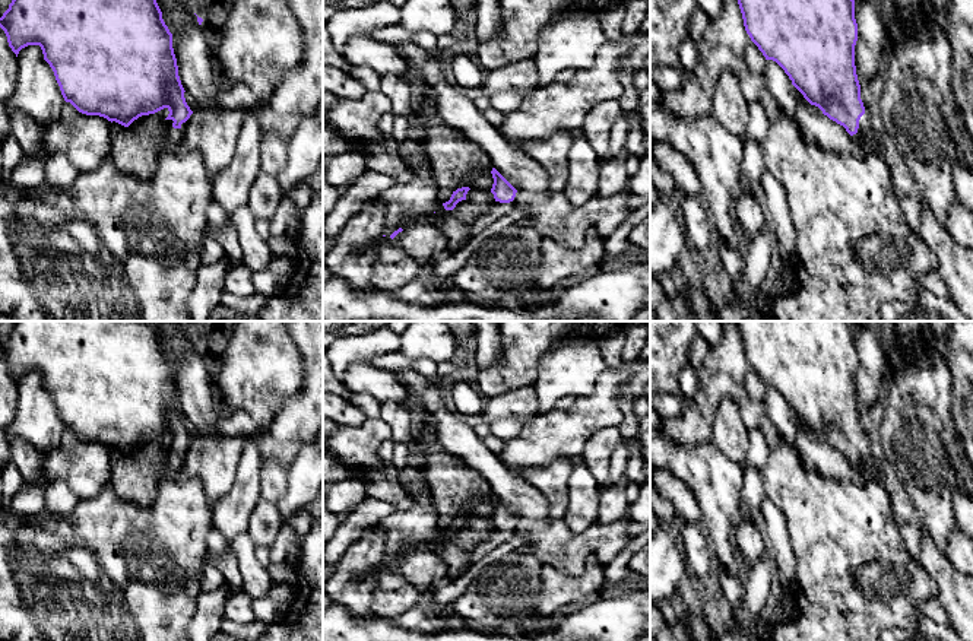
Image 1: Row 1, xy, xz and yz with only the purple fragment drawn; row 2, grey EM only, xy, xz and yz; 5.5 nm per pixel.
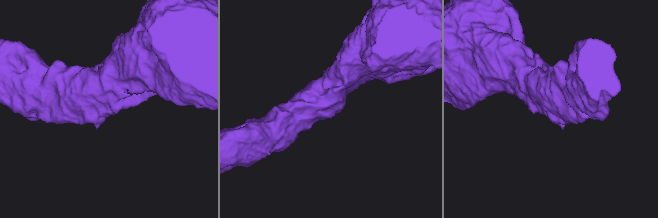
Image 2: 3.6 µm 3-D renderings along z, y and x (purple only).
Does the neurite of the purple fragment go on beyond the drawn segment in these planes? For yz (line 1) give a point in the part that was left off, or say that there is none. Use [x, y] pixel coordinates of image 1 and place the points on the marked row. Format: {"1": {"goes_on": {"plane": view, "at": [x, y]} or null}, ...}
{"1": {"goes_on": {"plane": "yz", "at": [864, 132]}}}

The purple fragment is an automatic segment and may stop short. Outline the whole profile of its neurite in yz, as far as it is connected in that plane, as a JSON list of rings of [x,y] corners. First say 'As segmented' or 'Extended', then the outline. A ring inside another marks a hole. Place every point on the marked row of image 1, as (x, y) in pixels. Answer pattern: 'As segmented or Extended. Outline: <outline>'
Extended. Outline: [[[738,0],[738,4],[751,41],[766,60],[776,61],[785,70],[811,105],[859,142],[874,136],[855,66],[855,0]]]

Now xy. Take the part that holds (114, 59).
Extended. Outline: [[[12,0],[0,18],[0,28],[16,57],[28,45],[41,47],[64,101],[82,114],[99,115],[129,127],[139,117],[167,108],[168,149],[178,149],[184,124],[193,111],[186,102],[186,91],[178,76],[172,34],[162,19],[156,0]]]

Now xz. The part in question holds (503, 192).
Extended. Outline: [[[495,169],[491,171],[494,184],[491,193],[494,194],[494,201],[489,204],[489,212],[479,216],[470,225],[470,237],[479,235],[485,228],[492,225],[500,218],[508,215],[513,210],[513,200],[517,190]]]

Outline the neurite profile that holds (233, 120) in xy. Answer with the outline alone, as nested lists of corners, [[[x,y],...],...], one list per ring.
[[[196,111],[186,121],[178,150],[199,150],[212,178],[228,166],[235,155],[243,127],[243,111]]]

